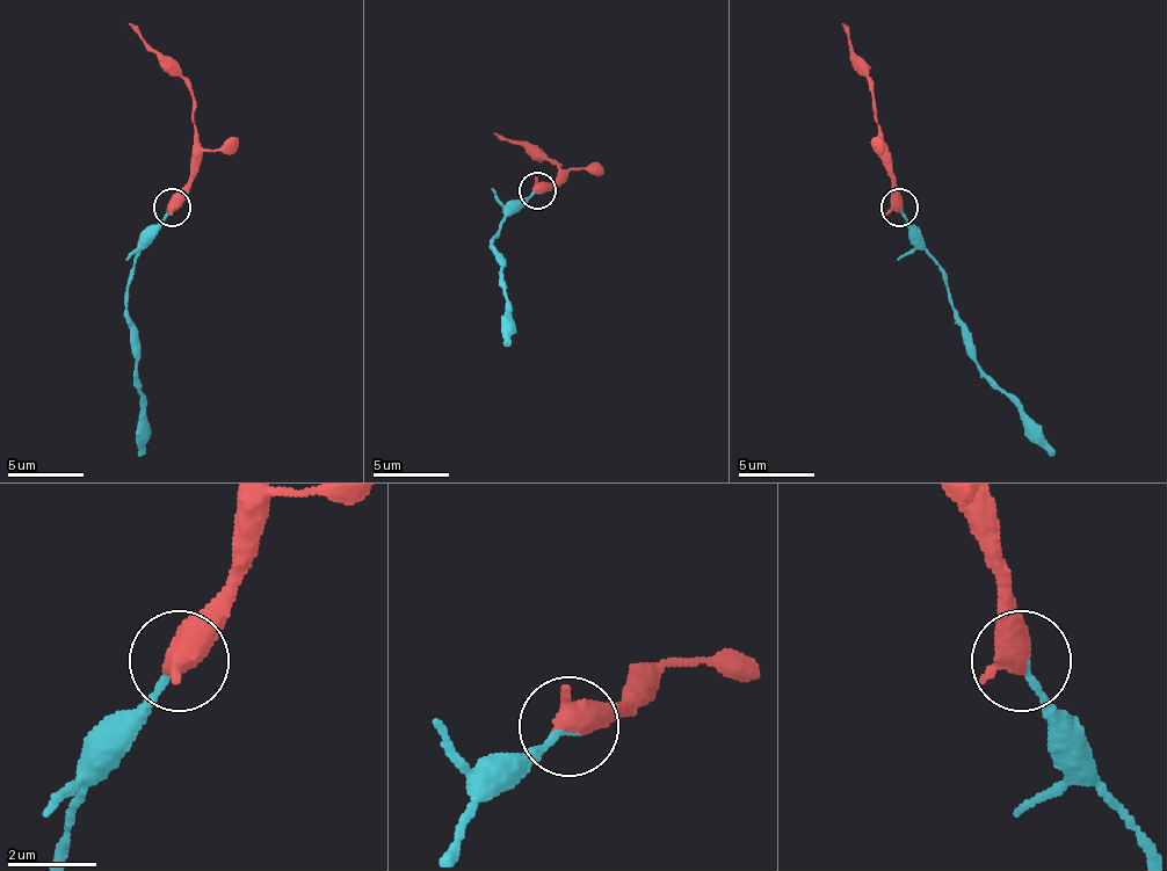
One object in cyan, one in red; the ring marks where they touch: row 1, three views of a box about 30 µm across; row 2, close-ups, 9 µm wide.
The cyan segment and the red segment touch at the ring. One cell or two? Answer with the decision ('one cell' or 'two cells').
one cell

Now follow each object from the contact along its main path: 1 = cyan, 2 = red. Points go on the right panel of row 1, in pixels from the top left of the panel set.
1: (900, 209), (912, 239), (934, 261), (946, 284), (954, 318), (976, 368), (1056, 455)
2: (900, 209), (900, 197), (889, 178), (870, 69), (850, 50), (843, 23)

